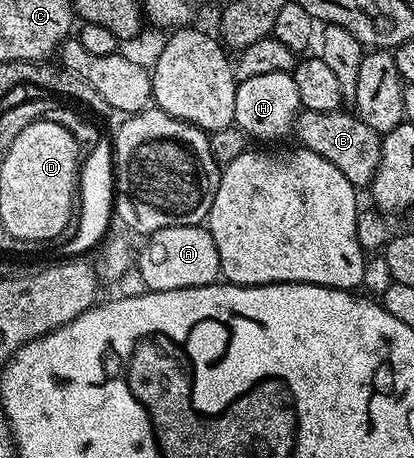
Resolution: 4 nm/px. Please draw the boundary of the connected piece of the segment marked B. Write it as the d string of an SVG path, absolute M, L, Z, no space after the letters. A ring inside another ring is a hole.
M306 108L297 112L294 125L295 143L326 158L330 166L338 166L338 170L346 174L346 178L356 189L364 190L371 185L374 174L378 170L382 136L381 133L370 130L370 126L366 126L366 122L362 122L359 116L351 111L348 111L349 113L344 111L323 112Z

